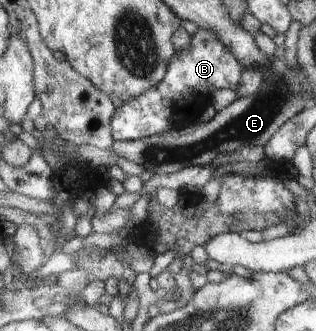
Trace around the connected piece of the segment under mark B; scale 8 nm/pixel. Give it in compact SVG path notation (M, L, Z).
M199 29L190 37L188 48L173 56L161 83L137 99L123 101L124 104L117 108L109 126L114 140L137 141L193 124L204 106L208 106L210 94L220 88L235 90L245 70L238 57L222 44L215 33Z

